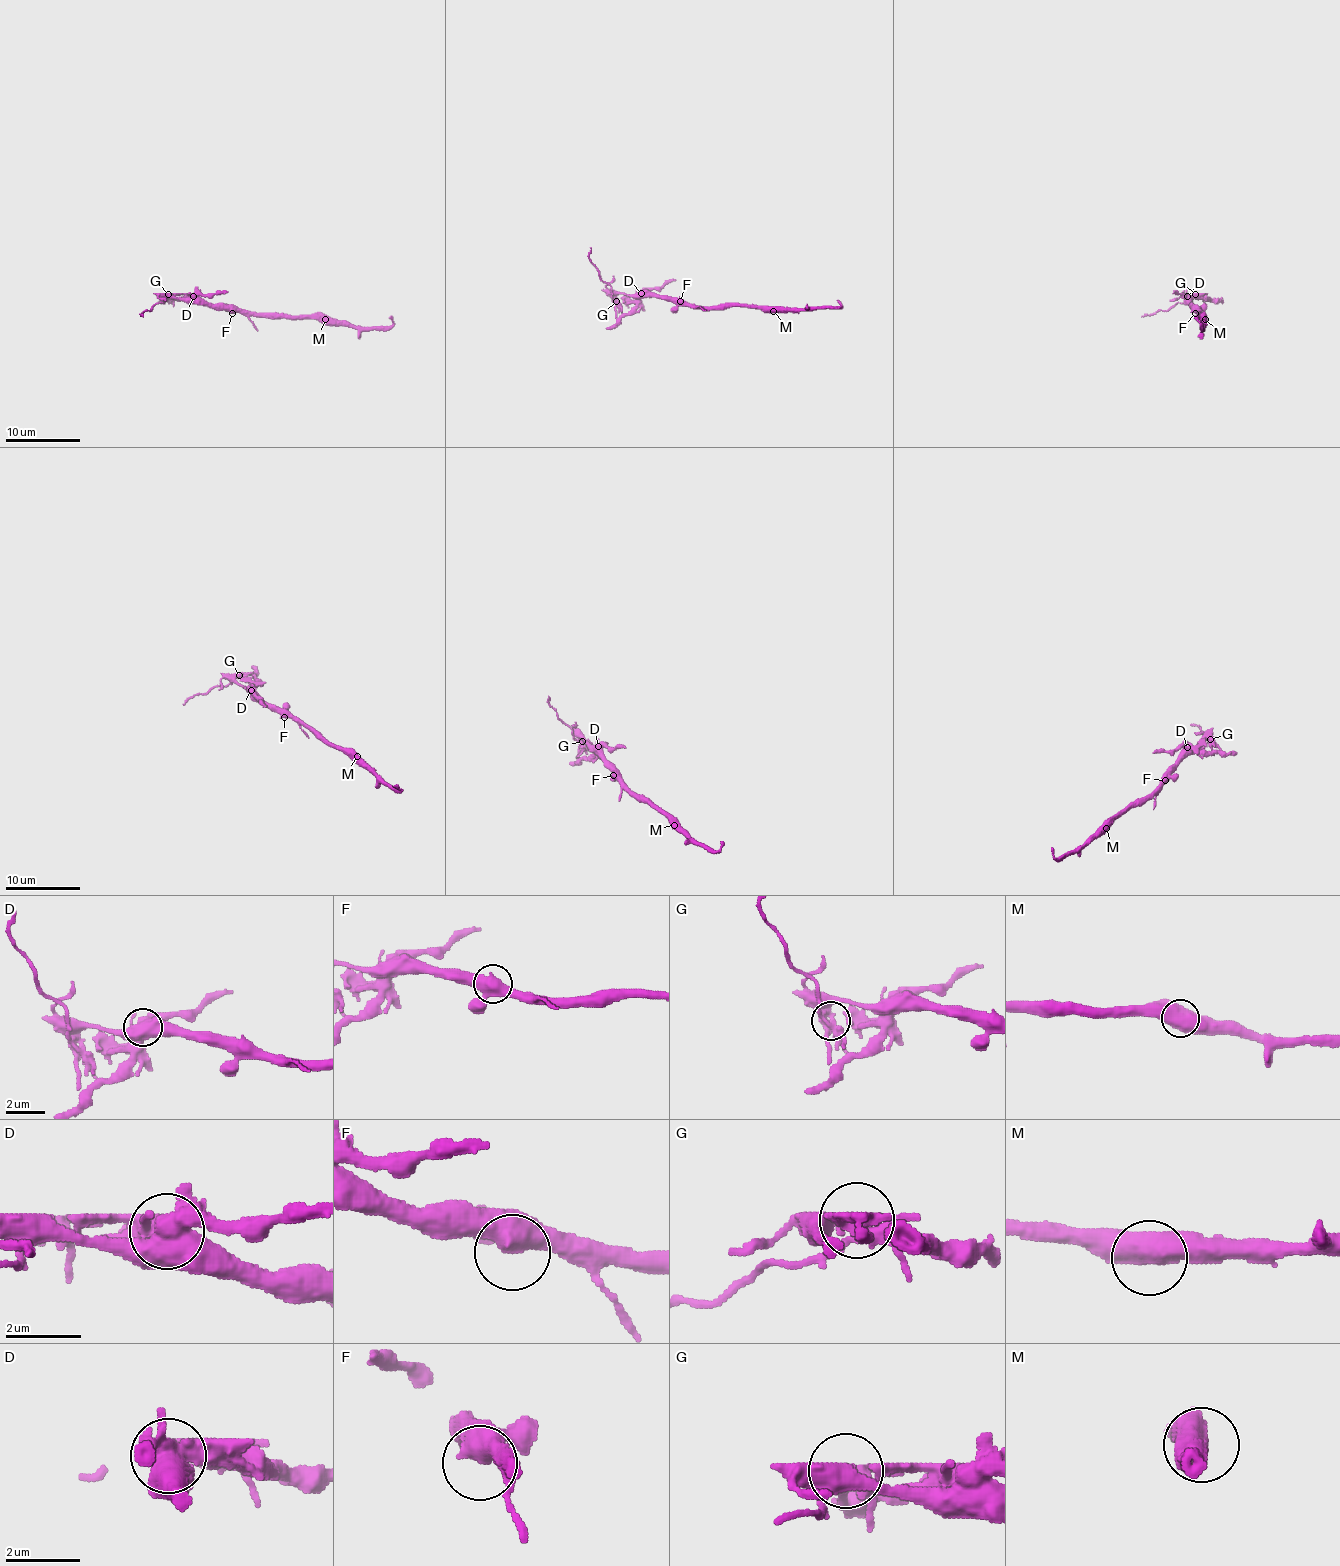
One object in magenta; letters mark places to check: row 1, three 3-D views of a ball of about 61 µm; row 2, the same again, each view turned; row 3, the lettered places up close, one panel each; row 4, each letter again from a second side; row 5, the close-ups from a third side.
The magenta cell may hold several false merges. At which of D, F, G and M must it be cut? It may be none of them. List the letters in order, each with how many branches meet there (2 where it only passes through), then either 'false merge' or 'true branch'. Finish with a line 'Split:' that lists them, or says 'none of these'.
D: 7 branches meet; false merge
F: 3 branches meet; true branch
G: 3 branches meet; false merge
M: 2 branches meet; true branch
Split: D, G

